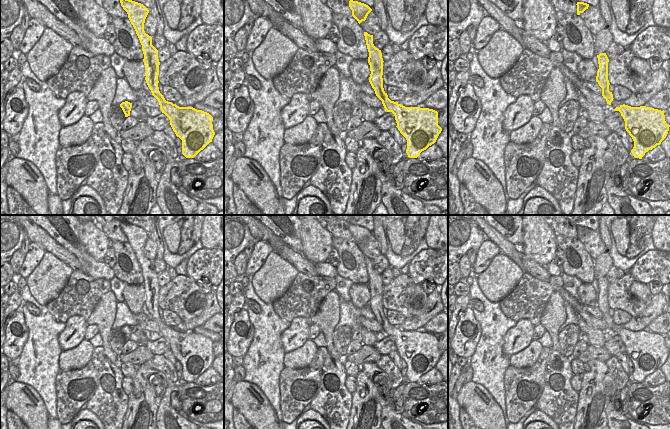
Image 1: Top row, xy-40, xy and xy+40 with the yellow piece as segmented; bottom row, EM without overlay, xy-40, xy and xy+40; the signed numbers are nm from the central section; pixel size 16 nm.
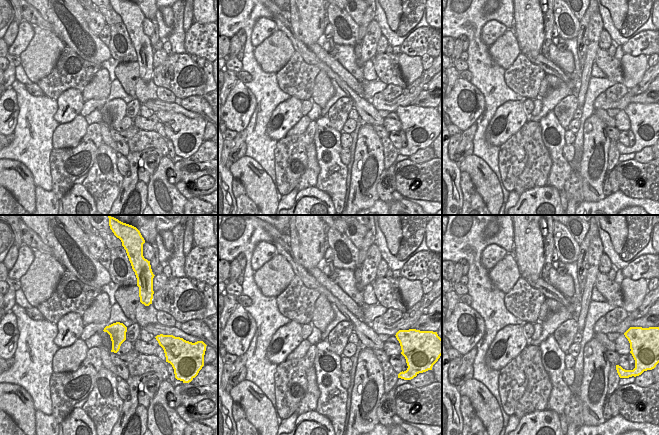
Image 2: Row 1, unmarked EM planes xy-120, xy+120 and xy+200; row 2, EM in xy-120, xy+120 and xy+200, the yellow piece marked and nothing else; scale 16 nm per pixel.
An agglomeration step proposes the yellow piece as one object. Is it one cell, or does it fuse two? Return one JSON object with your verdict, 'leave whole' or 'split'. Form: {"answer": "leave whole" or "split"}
{"answer": "split"}

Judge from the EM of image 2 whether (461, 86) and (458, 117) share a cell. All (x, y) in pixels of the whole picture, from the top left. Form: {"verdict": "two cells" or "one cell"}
{"verdict": "one cell"}

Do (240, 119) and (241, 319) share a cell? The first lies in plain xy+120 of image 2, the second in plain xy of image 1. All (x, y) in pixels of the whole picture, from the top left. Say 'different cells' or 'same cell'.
same cell

